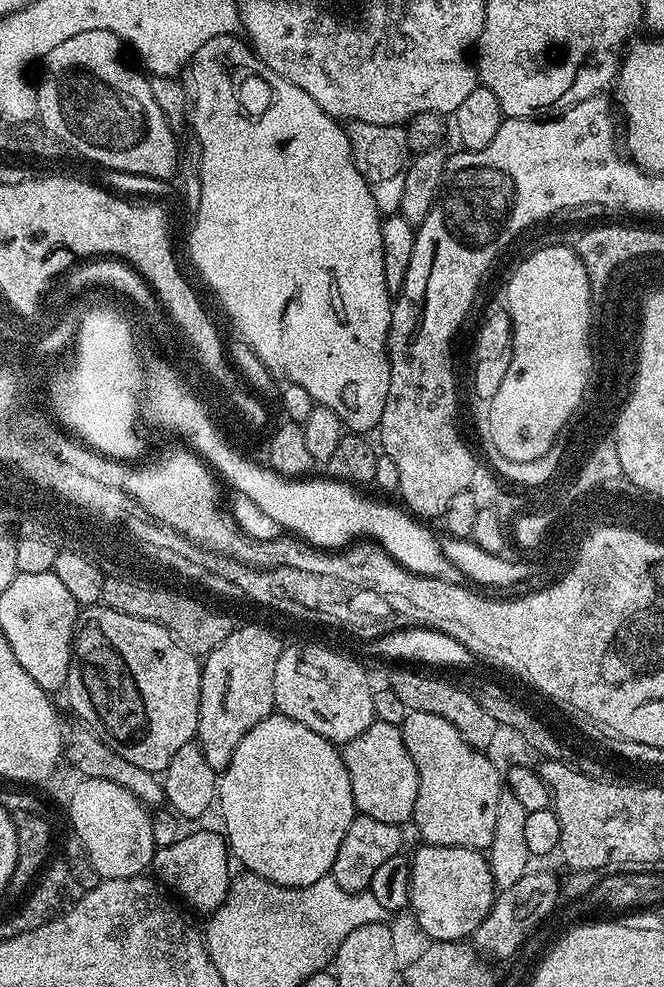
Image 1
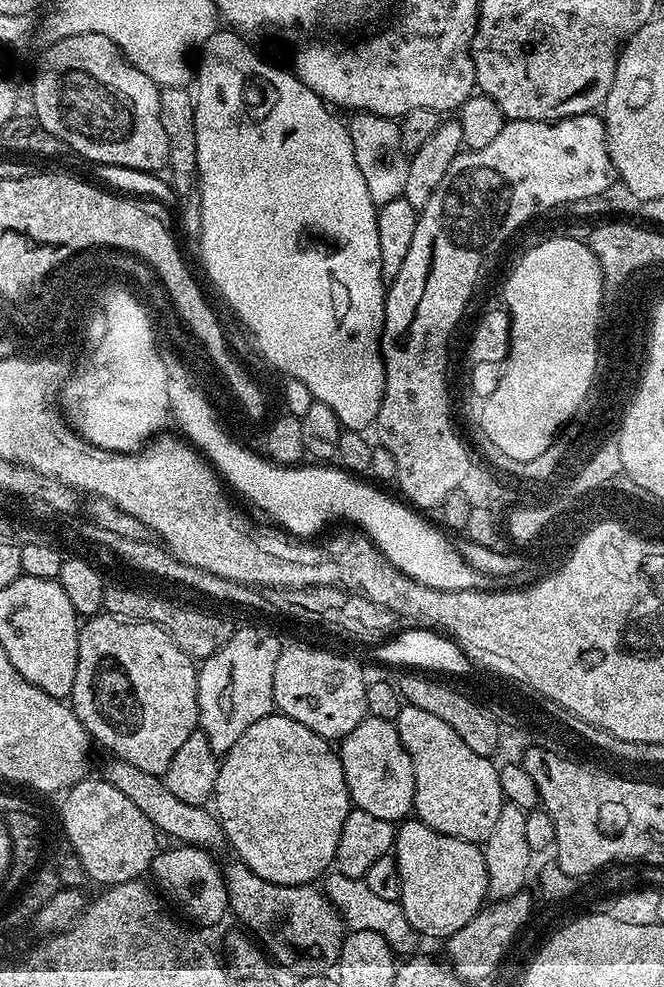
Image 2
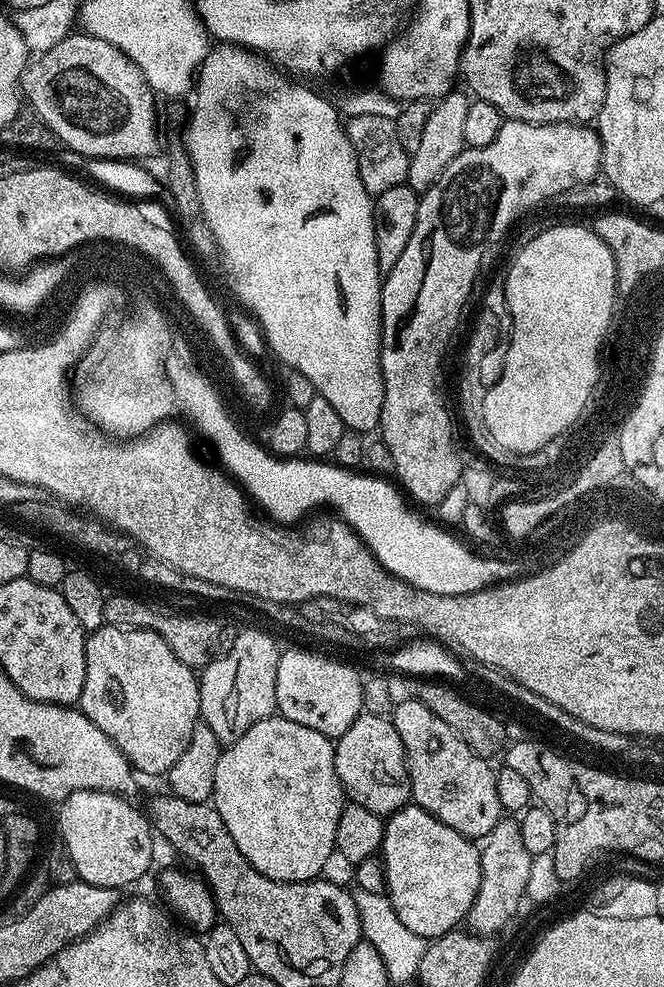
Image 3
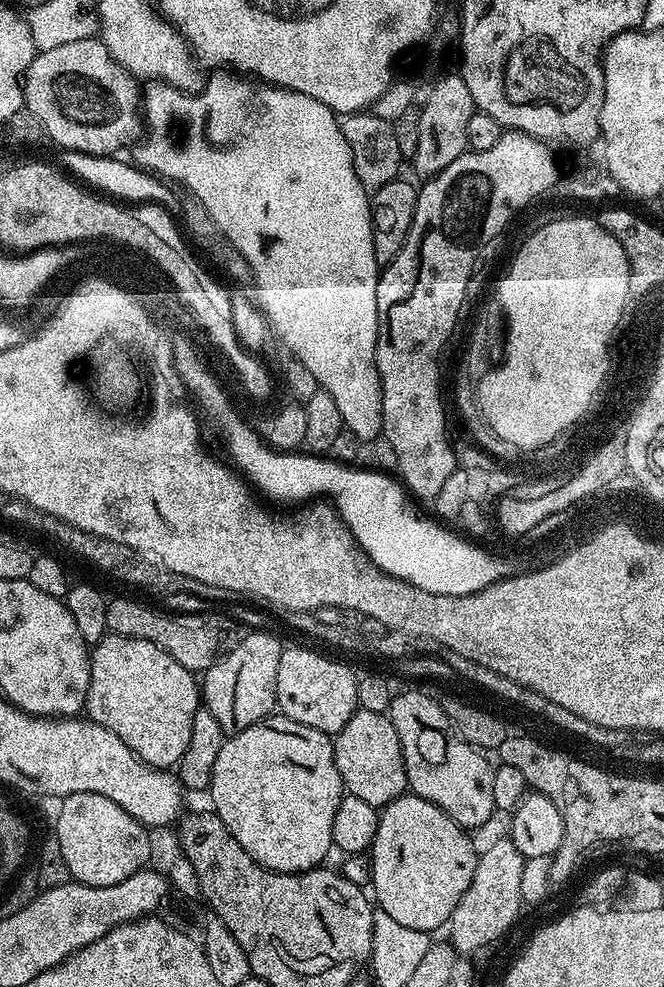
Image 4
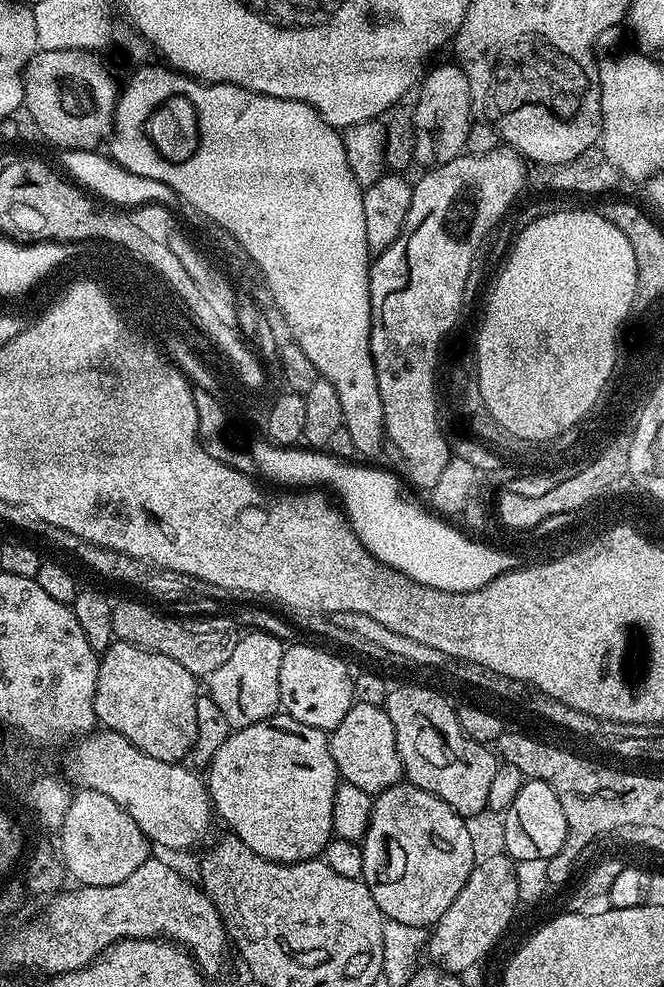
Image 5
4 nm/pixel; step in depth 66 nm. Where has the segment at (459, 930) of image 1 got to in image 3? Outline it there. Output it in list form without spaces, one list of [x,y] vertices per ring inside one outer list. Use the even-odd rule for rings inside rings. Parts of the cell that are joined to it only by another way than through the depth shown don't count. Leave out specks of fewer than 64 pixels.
[[[415,802],[405,804],[387,817],[379,855],[384,862],[388,901],[390,906],[394,906],[394,914],[398,914],[398,919],[405,924],[406,930],[414,930],[414,934],[431,942],[448,932],[457,931],[465,923],[482,882],[480,848],[472,844],[475,843],[469,837],[458,834],[458,830],[450,830],[446,822],[438,822],[434,814],[422,810]]]

